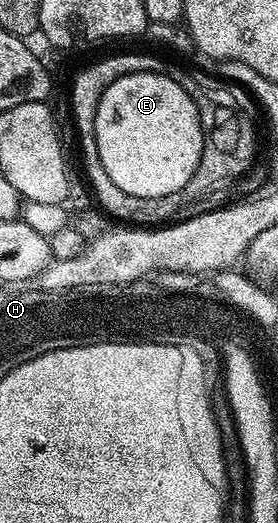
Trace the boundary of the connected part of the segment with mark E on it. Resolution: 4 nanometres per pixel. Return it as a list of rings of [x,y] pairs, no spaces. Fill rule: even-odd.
[[[136,72],[111,82],[111,86],[107,86],[107,90],[103,90],[103,98],[99,98],[99,106],[95,114],[95,138],[99,146],[99,158],[103,162],[103,170],[107,170],[107,178],[111,178],[111,182],[115,182],[115,186],[119,186],[119,190],[123,190],[127,194],[135,194],[135,198],[158,200],[167,194],[175,194],[175,190],[187,186],[191,174],[195,174],[195,170],[199,166],[205,133],[201,131],[201,117],[197,115],[195,102],[191,98],[191,94],[185,89],[184,84],[175,82],[162,72]]]

